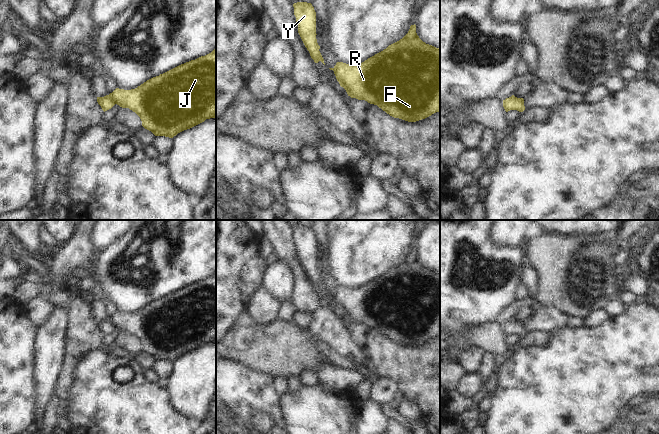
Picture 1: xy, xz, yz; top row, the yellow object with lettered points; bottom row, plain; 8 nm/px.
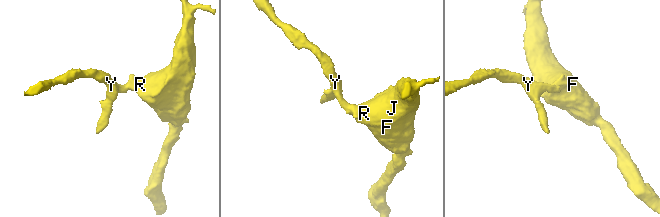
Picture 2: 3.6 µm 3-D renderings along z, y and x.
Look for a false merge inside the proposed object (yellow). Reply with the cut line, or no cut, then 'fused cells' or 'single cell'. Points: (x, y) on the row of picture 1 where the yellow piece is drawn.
cut xy (108, 95), (115, 103); fused cells

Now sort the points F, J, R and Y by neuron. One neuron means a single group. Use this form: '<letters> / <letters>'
F J R / Y

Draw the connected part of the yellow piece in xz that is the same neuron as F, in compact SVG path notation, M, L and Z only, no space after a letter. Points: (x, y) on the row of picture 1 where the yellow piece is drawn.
M415 24L402 39L364 62L356 65L337 62L333 71L348 96L377 105L394 118L416 122L440 111L440 48L423 42L416 33Z

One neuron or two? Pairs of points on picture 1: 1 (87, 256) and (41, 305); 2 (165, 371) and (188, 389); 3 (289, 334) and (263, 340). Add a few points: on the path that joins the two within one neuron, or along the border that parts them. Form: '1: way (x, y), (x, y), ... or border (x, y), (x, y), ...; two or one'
1: way (73, 262), (48, 291); one
2: border (172, 362), (172, 372), (162, 382); two
3: way (283, 340), (269, 340); one

